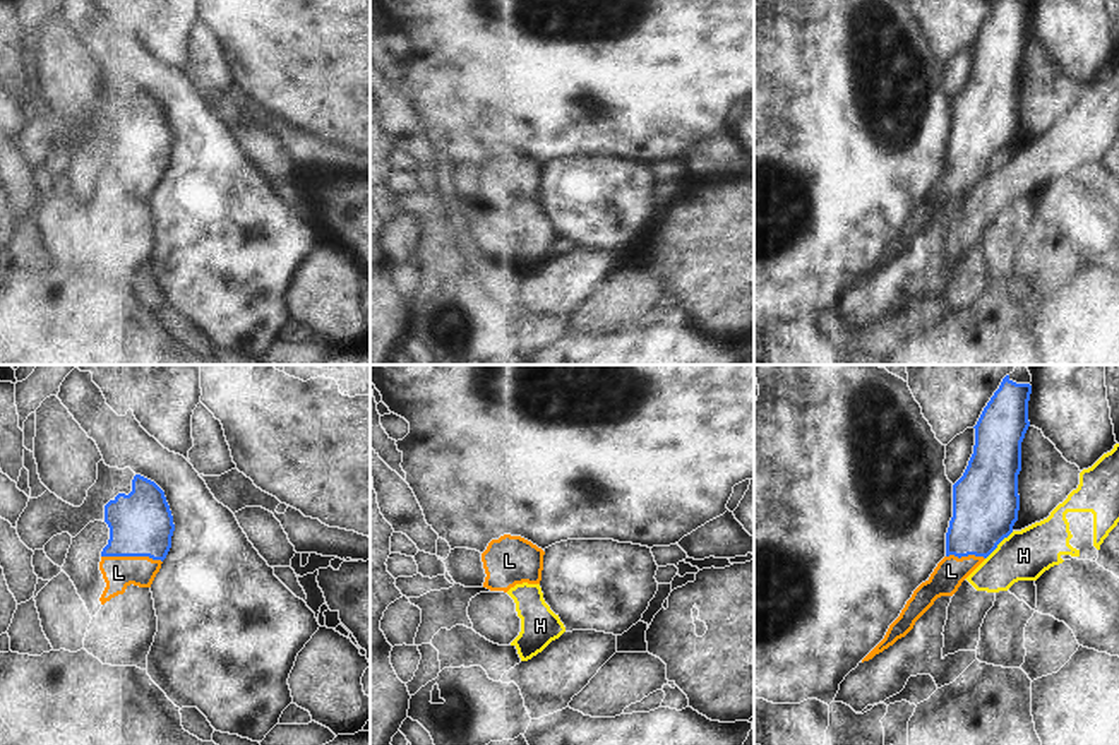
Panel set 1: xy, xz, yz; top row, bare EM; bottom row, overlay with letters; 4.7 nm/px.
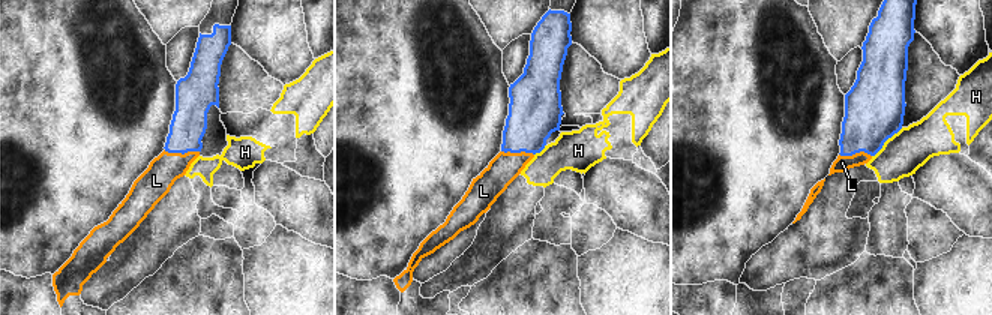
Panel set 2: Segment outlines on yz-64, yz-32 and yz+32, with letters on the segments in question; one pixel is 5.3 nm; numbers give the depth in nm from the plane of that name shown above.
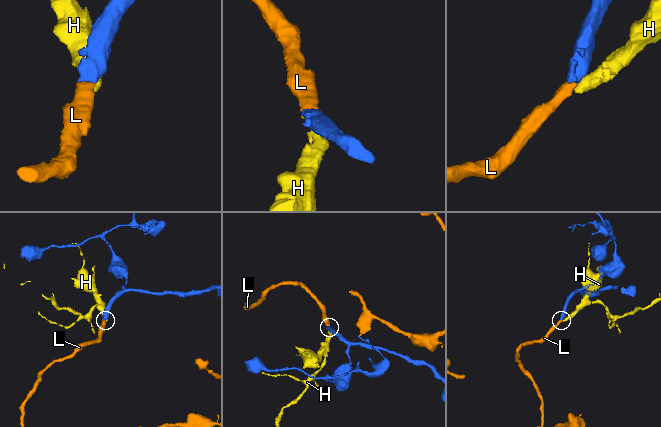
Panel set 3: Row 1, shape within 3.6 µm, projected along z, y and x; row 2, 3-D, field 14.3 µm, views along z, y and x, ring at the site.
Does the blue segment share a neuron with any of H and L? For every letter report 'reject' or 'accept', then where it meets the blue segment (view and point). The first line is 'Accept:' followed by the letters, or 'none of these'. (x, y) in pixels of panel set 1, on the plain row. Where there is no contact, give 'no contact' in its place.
Accept: L
H: reject | yz (998, 160)
L: accept | xy (132, 172)

